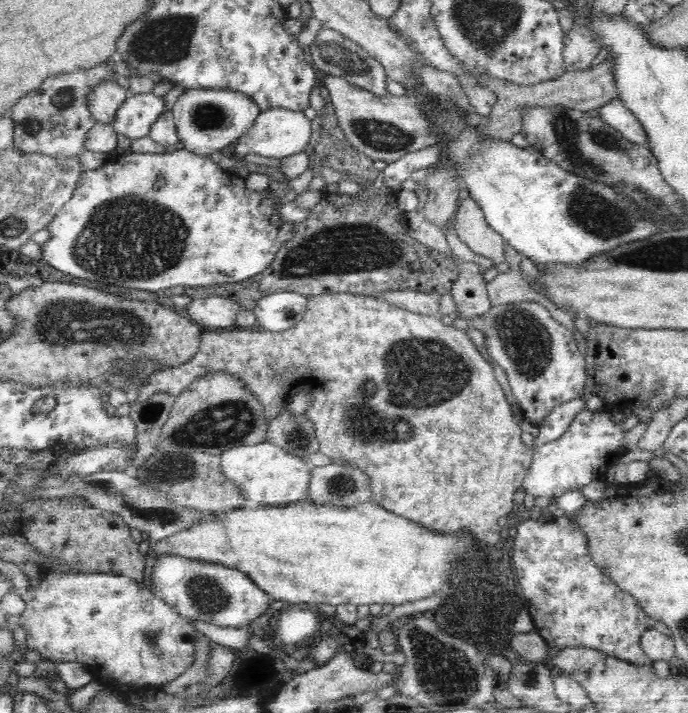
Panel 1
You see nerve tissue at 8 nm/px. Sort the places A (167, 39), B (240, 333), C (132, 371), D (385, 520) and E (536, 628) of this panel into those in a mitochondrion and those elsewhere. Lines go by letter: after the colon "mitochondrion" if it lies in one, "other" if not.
A: mitochondrion
B: other
C: mitochondrion
D: other
E: other

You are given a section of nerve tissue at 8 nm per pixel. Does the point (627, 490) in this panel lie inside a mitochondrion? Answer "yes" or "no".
no

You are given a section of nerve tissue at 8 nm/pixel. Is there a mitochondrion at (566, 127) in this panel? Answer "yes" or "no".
yes

